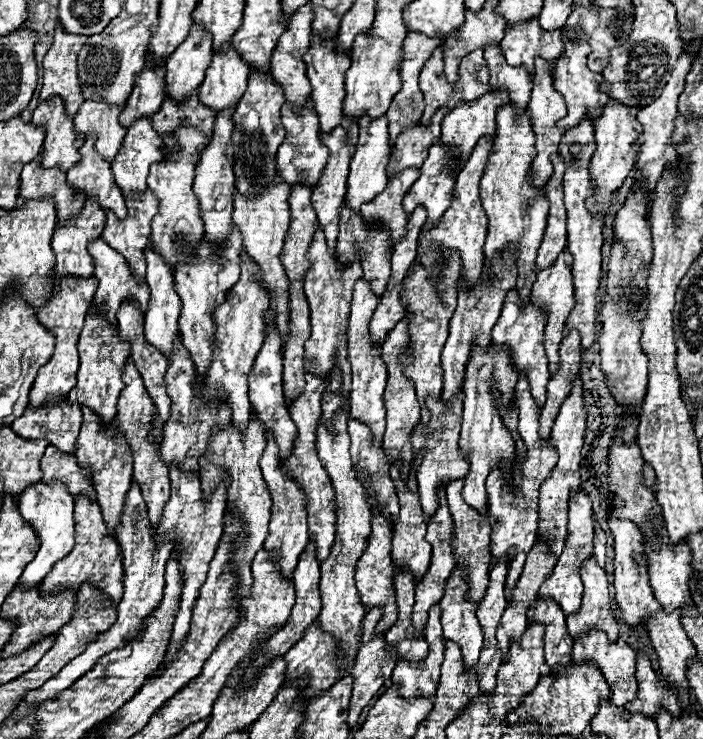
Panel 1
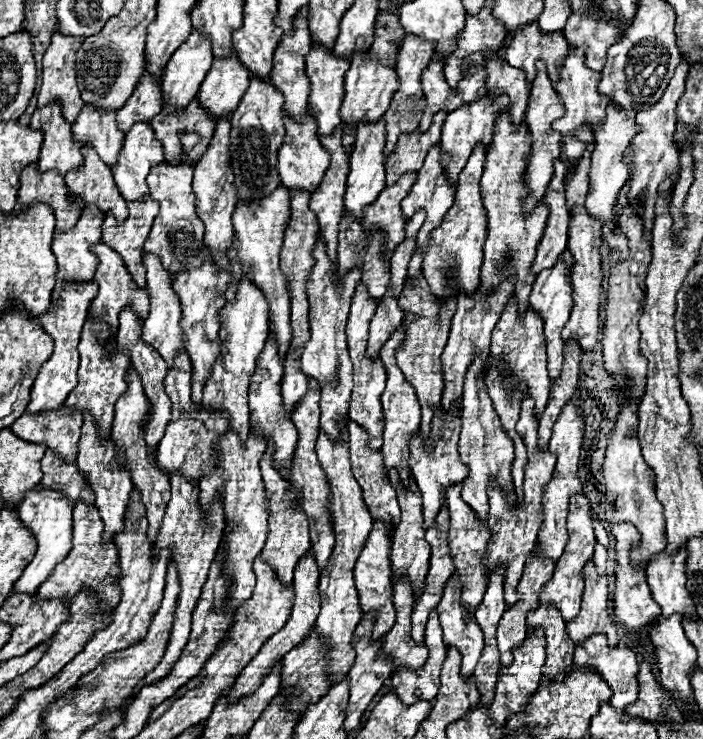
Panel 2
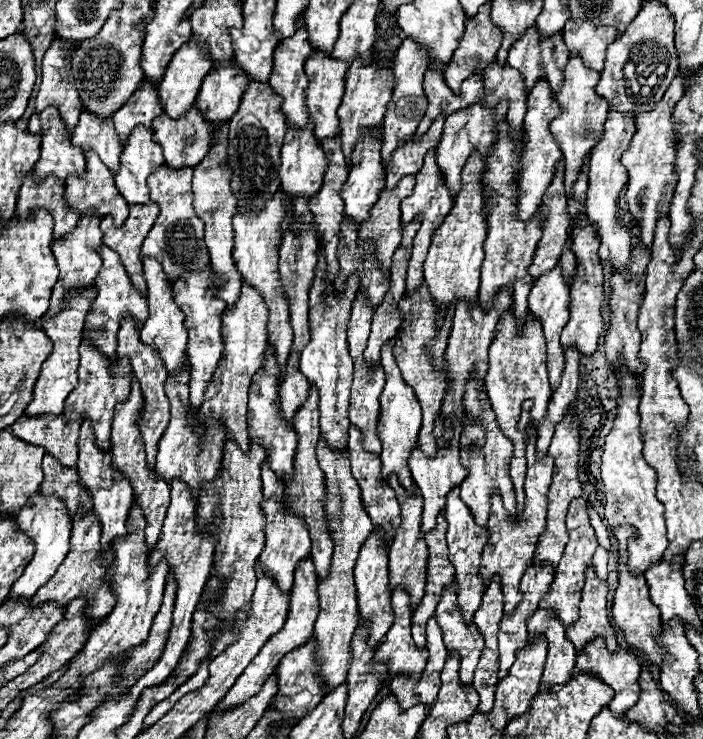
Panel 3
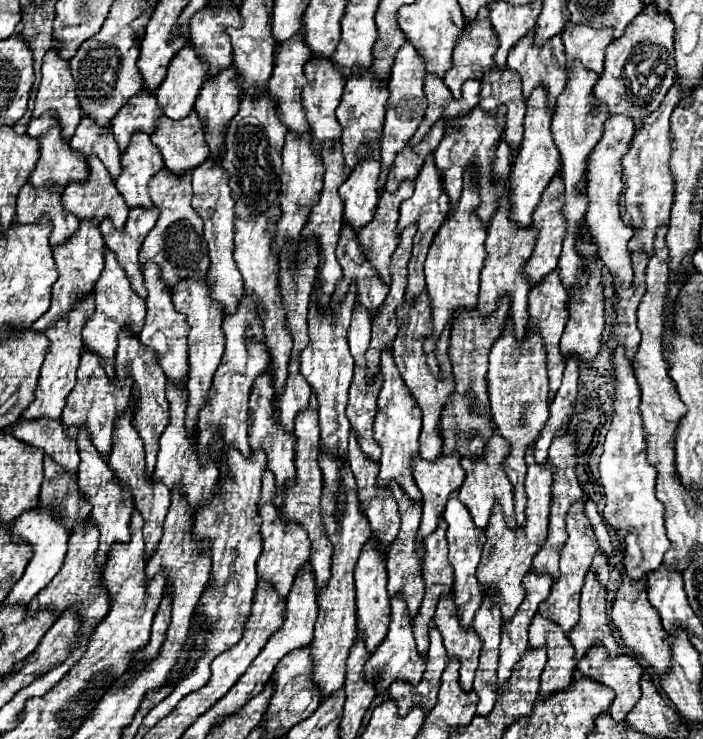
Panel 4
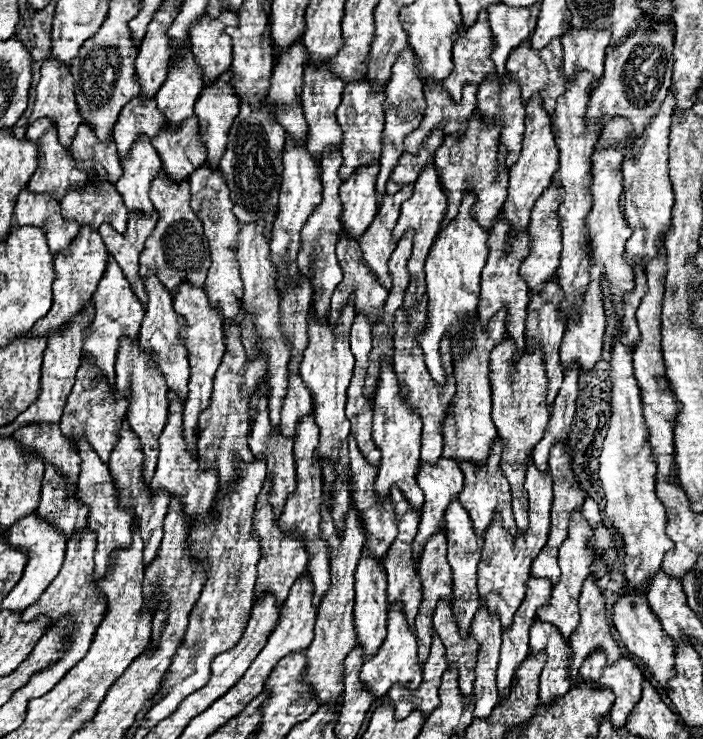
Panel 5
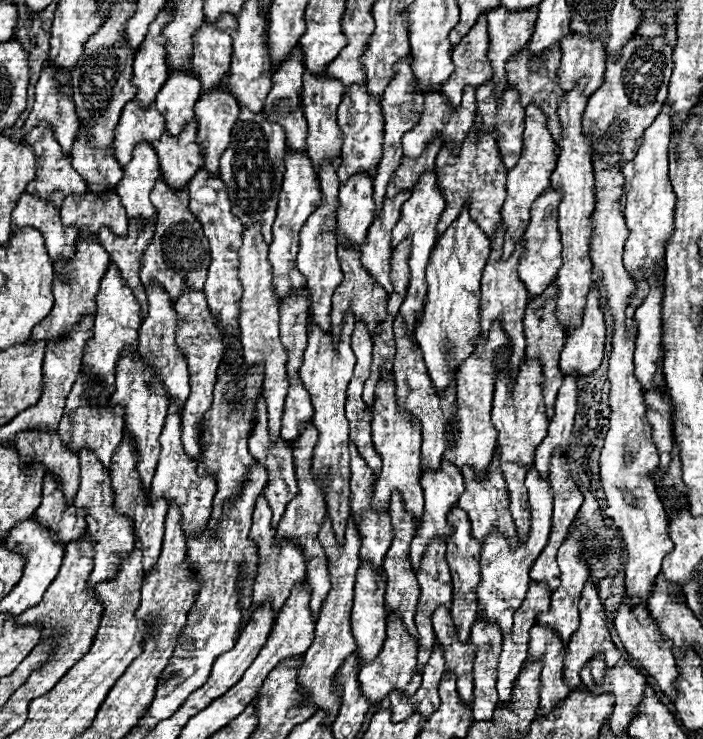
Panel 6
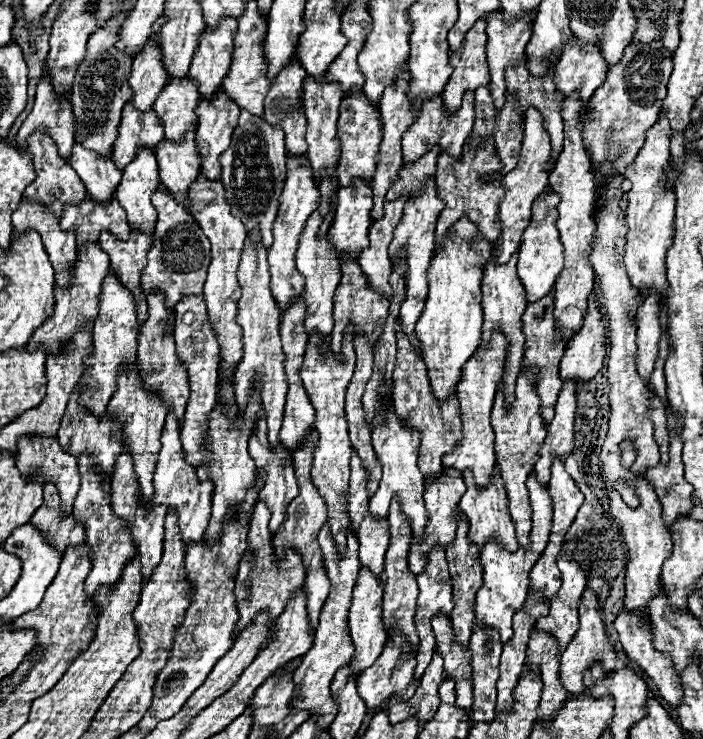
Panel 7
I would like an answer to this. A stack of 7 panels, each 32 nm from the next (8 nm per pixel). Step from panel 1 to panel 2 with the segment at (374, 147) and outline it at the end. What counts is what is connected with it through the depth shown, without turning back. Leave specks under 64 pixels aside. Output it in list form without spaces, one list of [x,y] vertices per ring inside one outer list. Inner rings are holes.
[[[380,118],[378,122],[362,122],[358,126],[358,140],[354,144],[354,150],[350,154],[350,174],[346,182],[346,192],[344,192],[344,202],[346,210],[352,210],[356,218],[362,218],[362,208],[366,204],[372,204],[376,196],[386,188],[386,120]]]

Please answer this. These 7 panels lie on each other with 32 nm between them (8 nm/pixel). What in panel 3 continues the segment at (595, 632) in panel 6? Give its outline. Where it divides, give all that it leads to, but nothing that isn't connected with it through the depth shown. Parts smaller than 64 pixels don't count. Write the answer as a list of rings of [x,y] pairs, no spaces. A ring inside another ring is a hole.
[[[592,564],[586,568],[586,584],[582,590],[582,602],[580,602],[580,616],[576,624],[570,624],[566,628],[568,638],[572,644],[582,650],[584,644],[596,636],[602,636],[608,644],[608,650],[618,648],[616,630],[610,622],[608,608],[606,608],[606,596],[608,586],[604,580],[600,580],[592,568]]]

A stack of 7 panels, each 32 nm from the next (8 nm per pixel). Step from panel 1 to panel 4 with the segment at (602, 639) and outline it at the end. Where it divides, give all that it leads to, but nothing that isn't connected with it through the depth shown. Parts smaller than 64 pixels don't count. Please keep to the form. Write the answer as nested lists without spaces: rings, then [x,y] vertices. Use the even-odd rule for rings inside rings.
[[[594,644],[580,658],[576,670],[582,676],[596,678],[616,692],[616,698],[610,704],[610,714],[618,722],[626,718],[630,708],[640,698],[640,676],[644,670],[630,654],[610,658],[602,644]]]

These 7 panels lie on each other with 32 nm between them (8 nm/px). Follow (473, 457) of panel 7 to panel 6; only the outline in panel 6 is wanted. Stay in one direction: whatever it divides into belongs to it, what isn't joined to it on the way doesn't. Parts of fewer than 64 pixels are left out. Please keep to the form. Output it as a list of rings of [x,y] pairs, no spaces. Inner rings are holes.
[[[496,320],[490,328],[488,336],[478,336],[478,342],[474,346],[474,352],[456,368],[456,420],[458,420],[458,436],[452,440],[452,446],[444,452],[444,460],[456,464],[458,468],[462,466],[472,466],[476,474],[482,474],[484,468],[490,466],[492,452],[496,446],[498,432],[494,430],[494,424],[490,420],[490,410],[492,410],[492,394],[494,394],[494,352],[508,342],[504,328],[500,328],[500,320]]]

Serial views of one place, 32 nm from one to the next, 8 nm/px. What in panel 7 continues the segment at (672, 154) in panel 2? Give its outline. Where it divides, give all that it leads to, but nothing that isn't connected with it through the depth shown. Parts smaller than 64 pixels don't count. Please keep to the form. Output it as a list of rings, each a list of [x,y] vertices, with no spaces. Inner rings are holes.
[[[664,114],[658,116],[656,124],[646,132],[644,146],[640,148],[634,164],[626,168],[624,178],[630,180],[632,188],[628,190],[628,206],[626,206],[626,224],[630,228],[626,236],[626,254],[624,264],[628,270],[628,276],[636,288],[646,286],[648,290],[662,292],[662,308],[664,308],[664,296],[668,290],[666,282],[666,250],[668,244],[672,244],[672,220],[674,220],[674,192],[666,186],[664,180],[664,168],[668,166],[670,158],[670,124]]]

